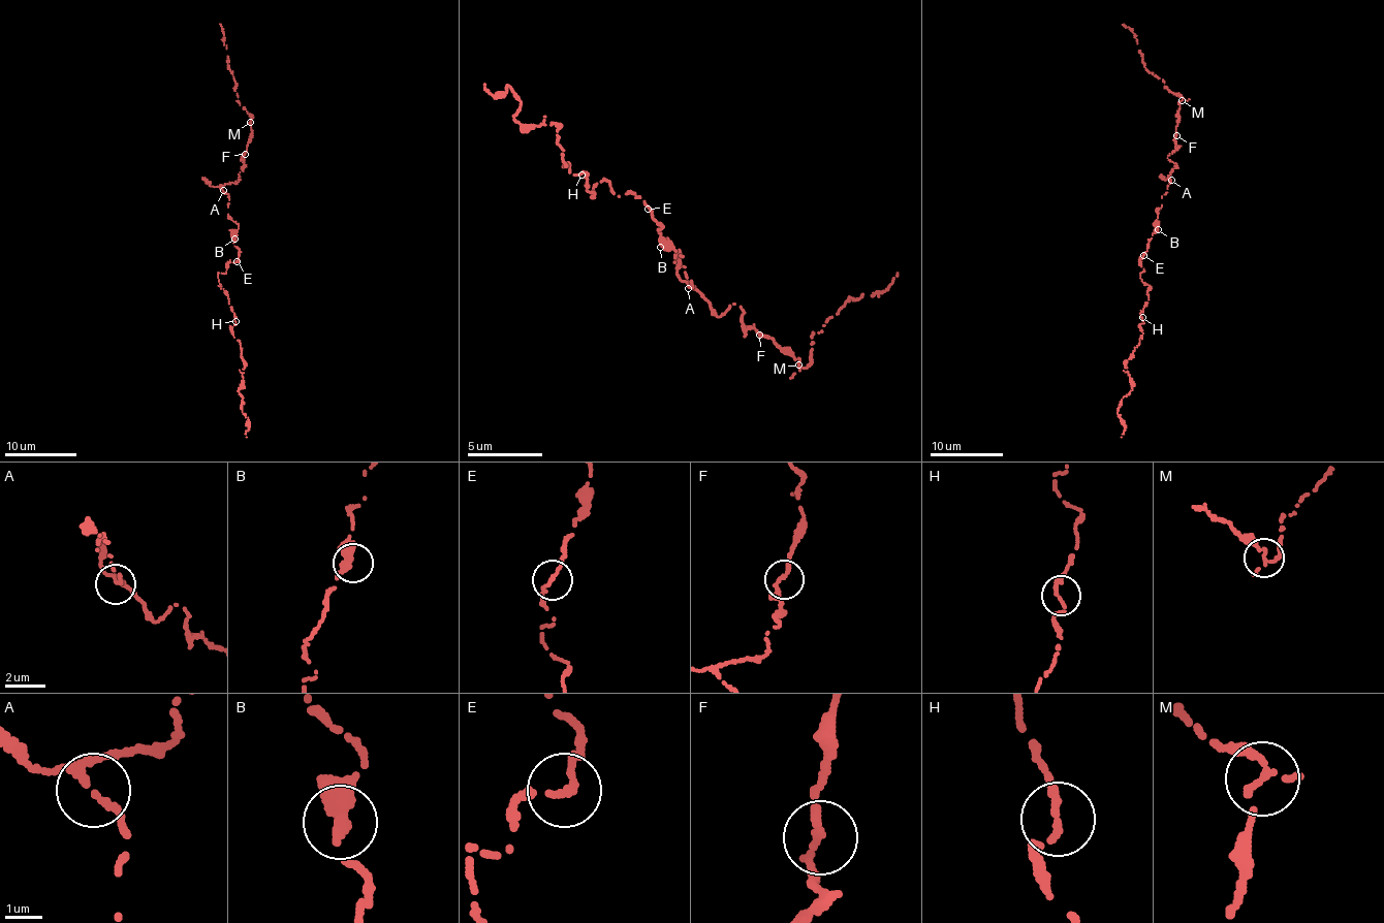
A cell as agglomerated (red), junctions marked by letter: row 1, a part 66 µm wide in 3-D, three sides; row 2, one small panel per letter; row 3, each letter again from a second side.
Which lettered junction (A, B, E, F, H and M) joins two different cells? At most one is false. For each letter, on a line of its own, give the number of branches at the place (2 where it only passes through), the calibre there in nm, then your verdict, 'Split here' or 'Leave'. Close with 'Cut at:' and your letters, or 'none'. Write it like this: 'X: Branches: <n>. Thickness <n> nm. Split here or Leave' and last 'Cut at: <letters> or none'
A: Branches: 3. Thickness 180 nm. Leave
B: Branches: 2. Thickness 400 nm. Leave
E: Branches: 2. Thickness 180 nm. Leave
F: Branches: 2. Thickness 220 nm. Leave
H: Branches: 2. Thickness 190 nm. Leave
M: Branches: 3. Thickness 150 nm. Leave
Cut at: none

